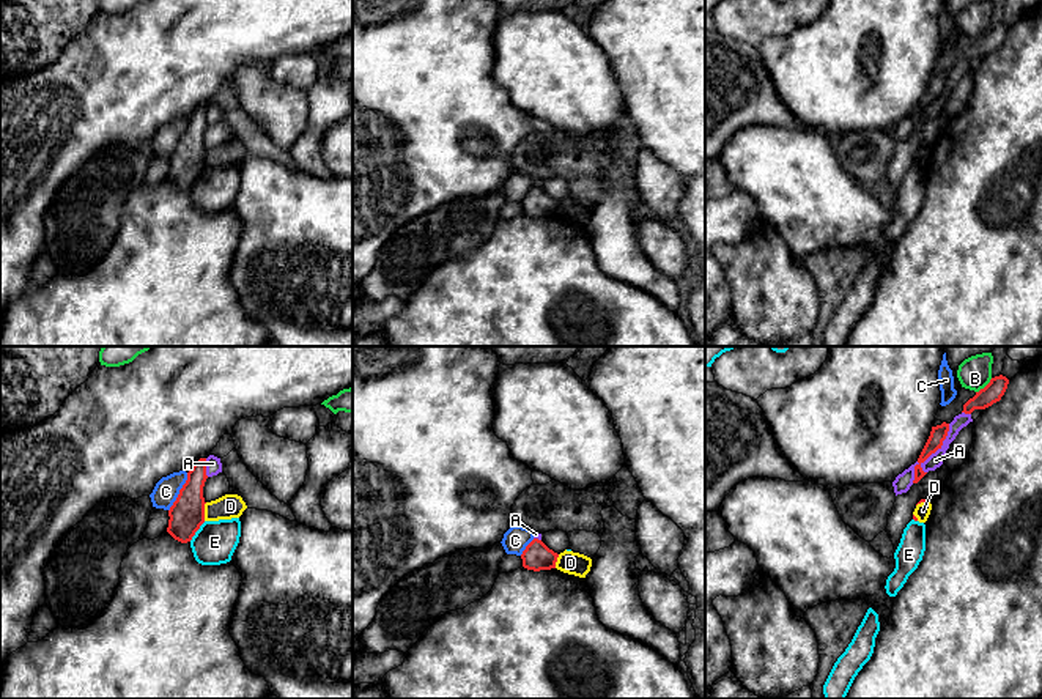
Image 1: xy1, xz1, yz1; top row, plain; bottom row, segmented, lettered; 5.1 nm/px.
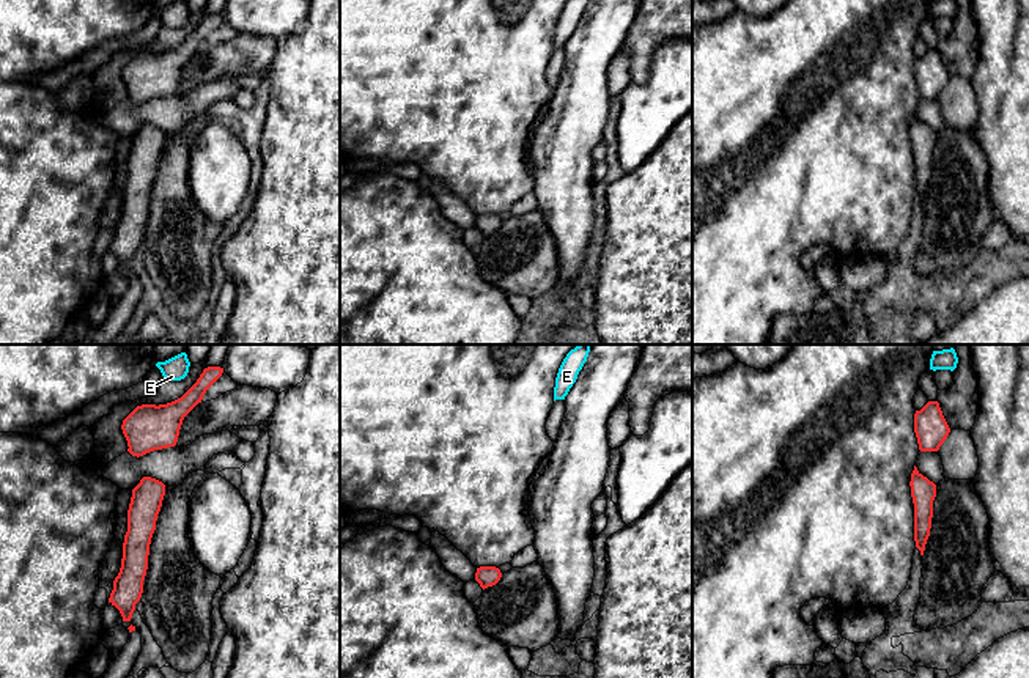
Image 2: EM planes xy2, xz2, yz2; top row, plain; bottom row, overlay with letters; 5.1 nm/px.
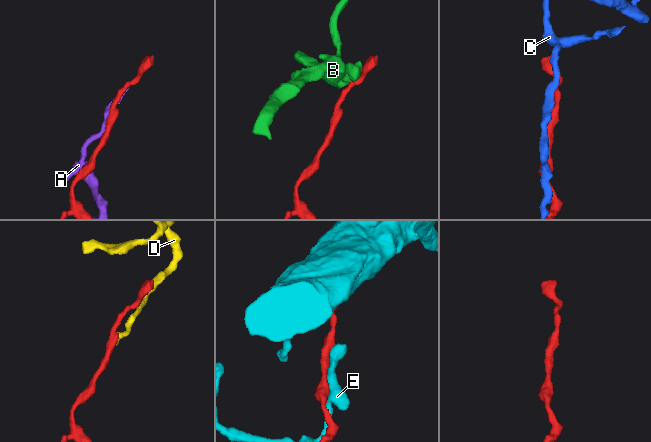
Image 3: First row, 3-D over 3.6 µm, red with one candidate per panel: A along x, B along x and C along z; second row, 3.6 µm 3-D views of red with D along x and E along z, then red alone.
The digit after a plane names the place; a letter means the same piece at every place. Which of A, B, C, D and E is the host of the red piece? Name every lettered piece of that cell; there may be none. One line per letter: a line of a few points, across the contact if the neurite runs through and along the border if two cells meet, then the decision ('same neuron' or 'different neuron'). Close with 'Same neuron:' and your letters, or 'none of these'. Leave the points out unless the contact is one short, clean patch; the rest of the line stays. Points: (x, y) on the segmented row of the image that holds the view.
A: different neuron
B: line yz1 (992, 378), (976, 392); different neuron
C: different neuron
D: line xy1 (206, 502), (203, 520); different neuron
E: different neuron
Same neuron: none of these

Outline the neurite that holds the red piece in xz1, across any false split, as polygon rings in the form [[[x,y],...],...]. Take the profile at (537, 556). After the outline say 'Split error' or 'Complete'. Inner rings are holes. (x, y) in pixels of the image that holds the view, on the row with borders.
[[[534,538],[521,554],[523,567],[534,571],[556,568],[557,557],[559,554],[538,538]]]. Complete

